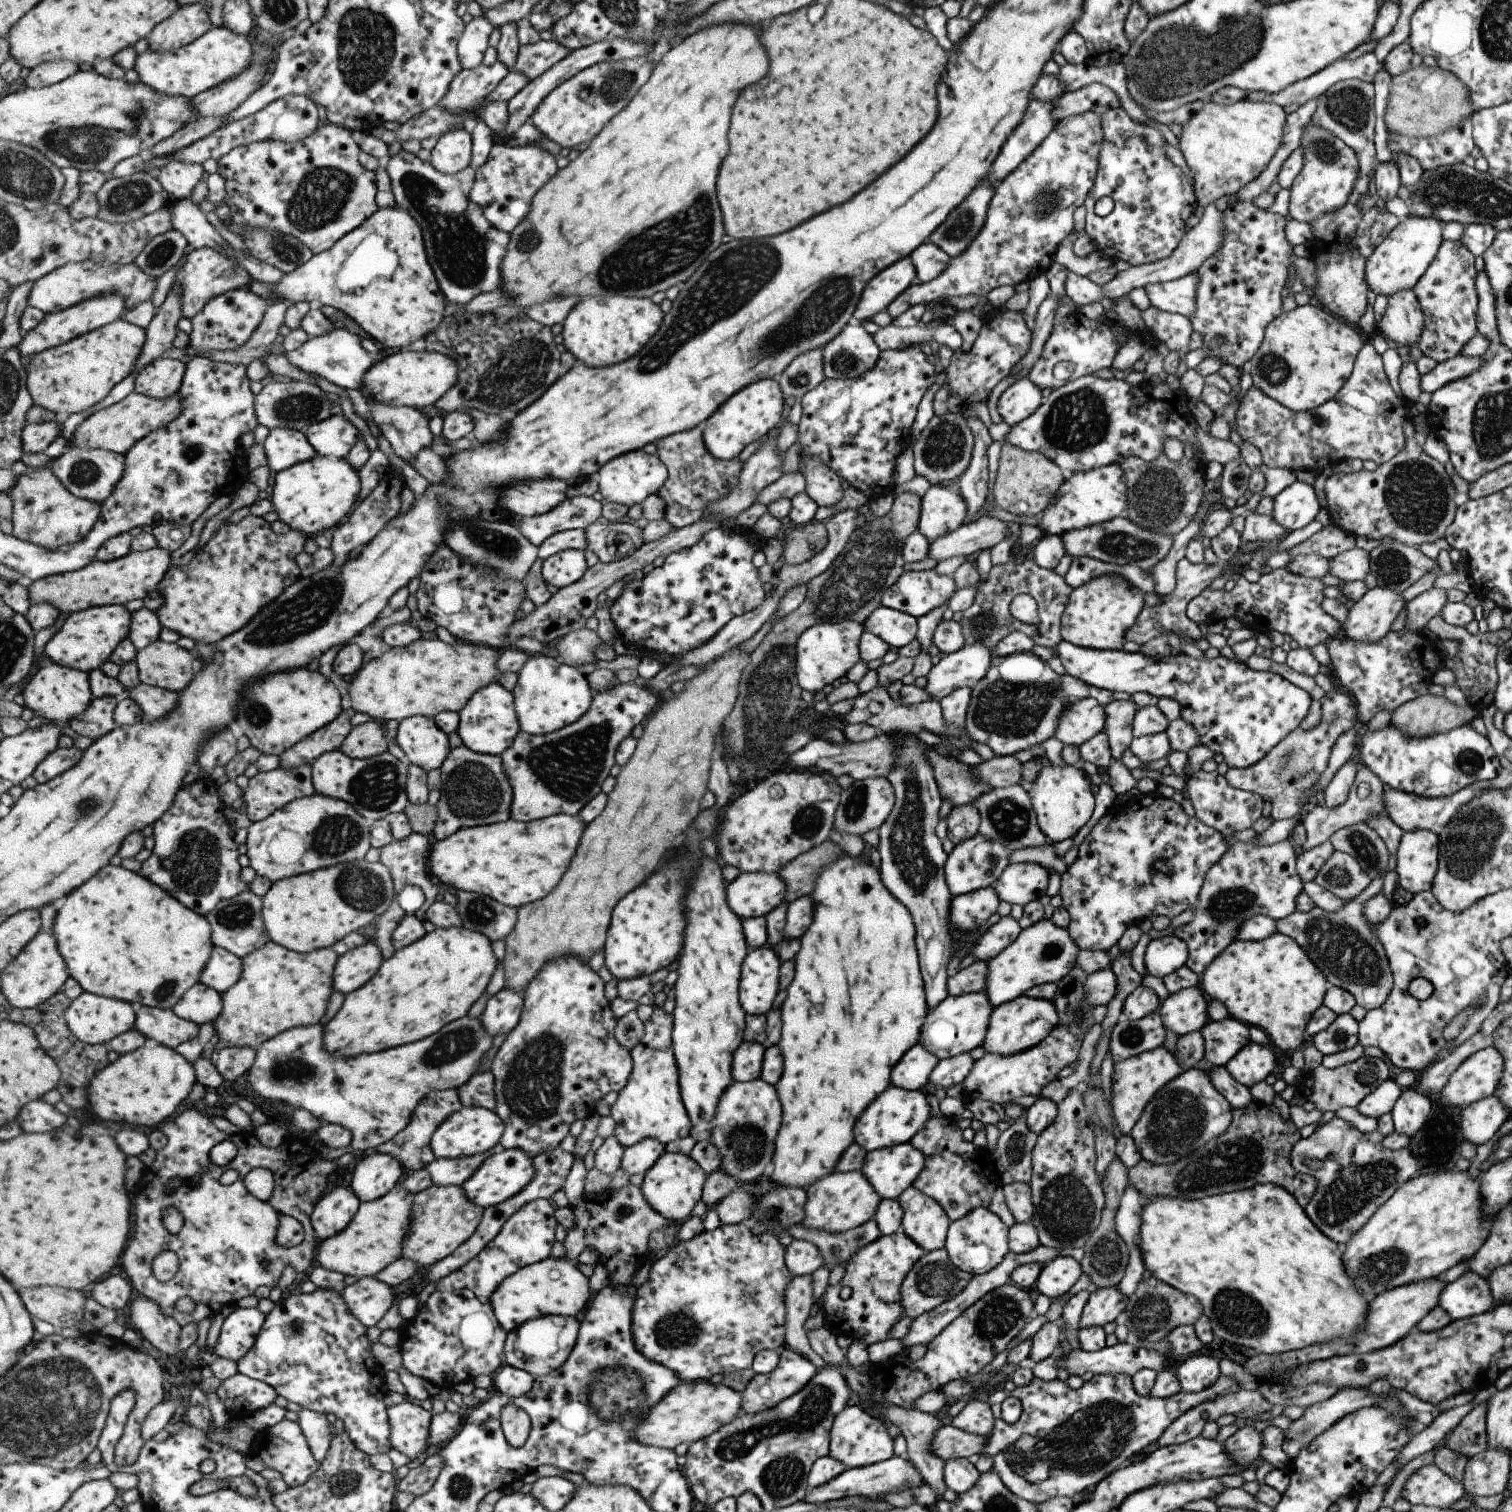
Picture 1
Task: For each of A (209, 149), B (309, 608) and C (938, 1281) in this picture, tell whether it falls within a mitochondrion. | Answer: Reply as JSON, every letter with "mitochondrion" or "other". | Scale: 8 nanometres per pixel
{"A":"other","B":"mitochondrion","C":"mitochondrion"}

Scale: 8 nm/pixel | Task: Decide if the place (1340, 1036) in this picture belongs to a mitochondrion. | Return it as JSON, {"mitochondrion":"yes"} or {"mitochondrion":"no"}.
{"mitochondrion":"yes"}

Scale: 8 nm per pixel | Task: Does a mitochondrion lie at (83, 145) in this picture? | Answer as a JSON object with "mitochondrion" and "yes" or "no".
{"mitochondrion":"yes"}

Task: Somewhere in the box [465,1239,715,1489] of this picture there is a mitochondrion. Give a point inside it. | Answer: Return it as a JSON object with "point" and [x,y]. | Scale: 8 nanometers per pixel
{"point":[613,1391]}

